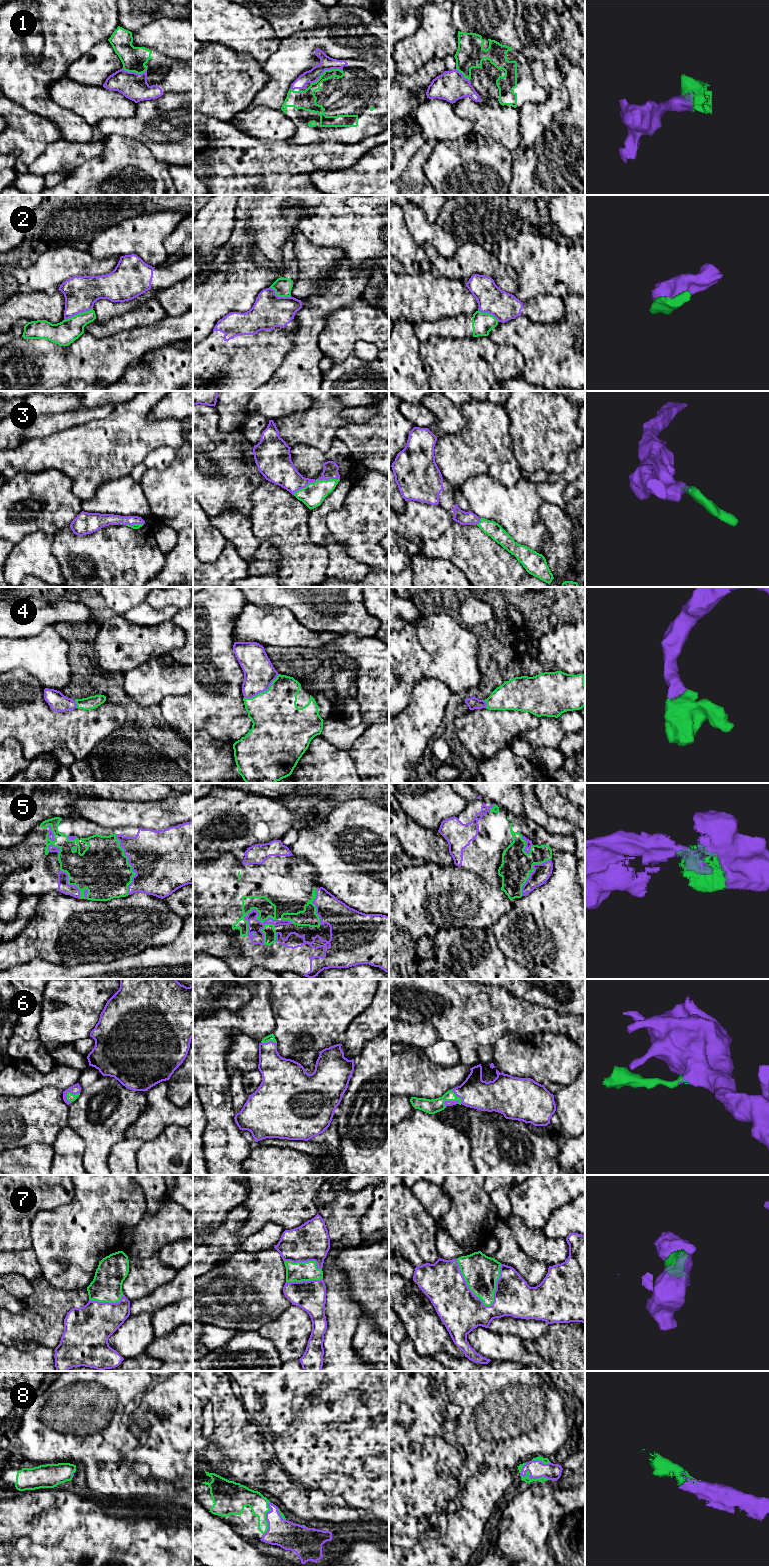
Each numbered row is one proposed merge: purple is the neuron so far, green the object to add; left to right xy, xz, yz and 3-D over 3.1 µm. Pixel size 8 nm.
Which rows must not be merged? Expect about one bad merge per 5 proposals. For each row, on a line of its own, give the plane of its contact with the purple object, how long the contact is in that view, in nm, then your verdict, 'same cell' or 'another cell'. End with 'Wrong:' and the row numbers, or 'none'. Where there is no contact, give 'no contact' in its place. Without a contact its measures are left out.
1: contact in xz; length 280 nm; same cell
2: contact in xy; length 260 nm; another cell
3: contact in xz; length 400 nm; same cell
4: contact in xz; length 340 nm; same cell
5: contact in xz; length 320 nm; same cell
6: contact in xy; length 130 nm; same cell
7: contact in yz; length 480 nm; same cell
8: contact in yz; length 260 nm; same cell
Wrong: 2

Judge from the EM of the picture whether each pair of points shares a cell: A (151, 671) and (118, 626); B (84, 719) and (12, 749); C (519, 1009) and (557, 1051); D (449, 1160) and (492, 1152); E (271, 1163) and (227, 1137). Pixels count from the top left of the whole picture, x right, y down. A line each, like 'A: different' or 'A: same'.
A: different
B: different
C: different
D: different
E: different

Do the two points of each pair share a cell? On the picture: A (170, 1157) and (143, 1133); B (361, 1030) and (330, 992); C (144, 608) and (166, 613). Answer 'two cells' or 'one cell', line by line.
A: two cells
B: two cells
C: one cell

